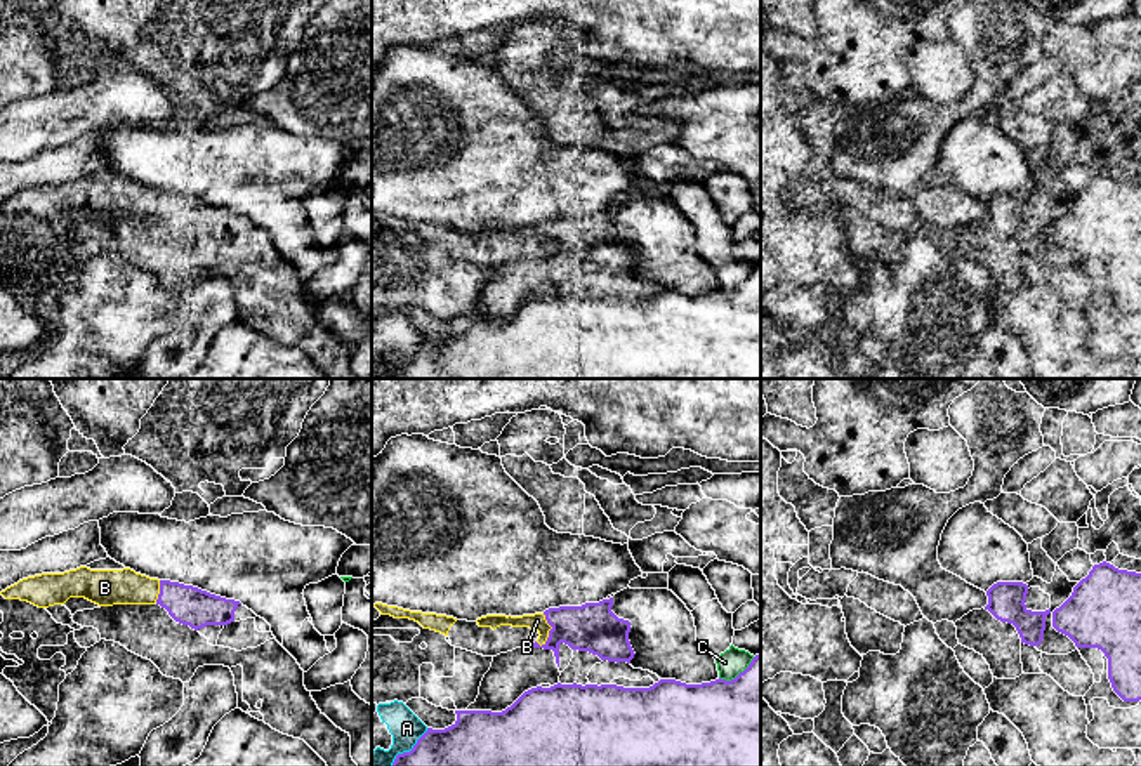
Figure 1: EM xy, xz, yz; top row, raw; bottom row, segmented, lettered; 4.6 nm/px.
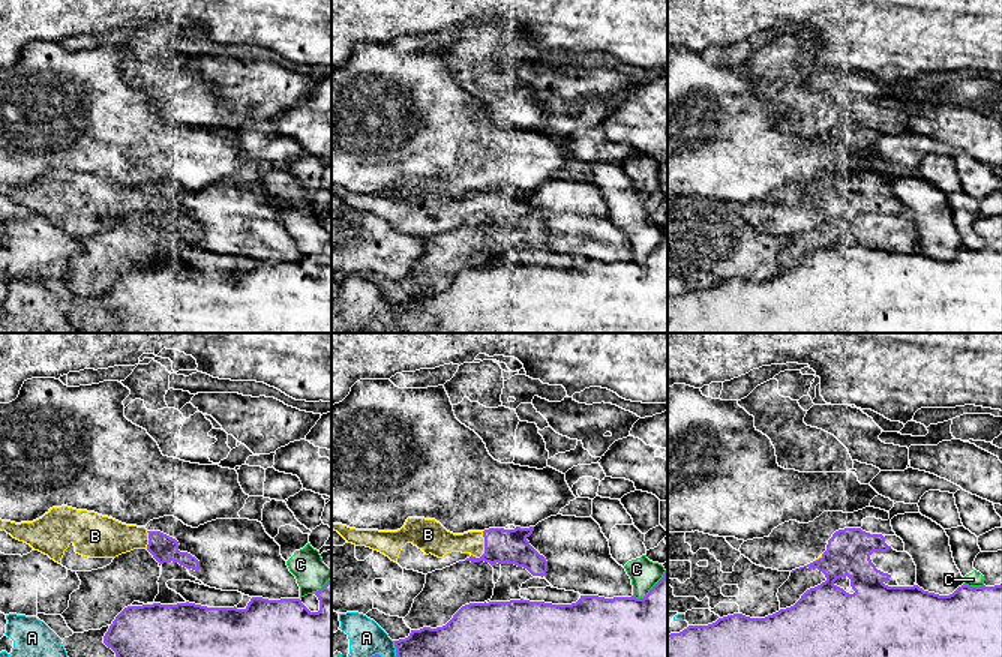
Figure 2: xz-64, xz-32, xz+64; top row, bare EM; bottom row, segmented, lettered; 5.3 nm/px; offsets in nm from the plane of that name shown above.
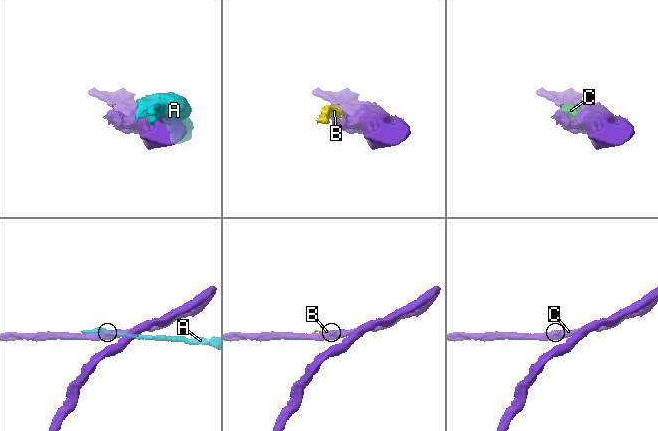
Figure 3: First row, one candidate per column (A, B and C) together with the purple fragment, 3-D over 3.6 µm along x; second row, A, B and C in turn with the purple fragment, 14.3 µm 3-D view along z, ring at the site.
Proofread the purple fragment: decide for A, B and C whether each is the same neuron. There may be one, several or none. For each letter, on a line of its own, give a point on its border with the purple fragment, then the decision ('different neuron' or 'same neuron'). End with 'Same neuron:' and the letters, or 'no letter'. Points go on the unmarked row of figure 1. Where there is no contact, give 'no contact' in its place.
A: contact xz (410, 362); different neuron
B: contact xz (549, 242); different neuron
C: contact xz (738, 285); different neuron
Same neuron: no letter

